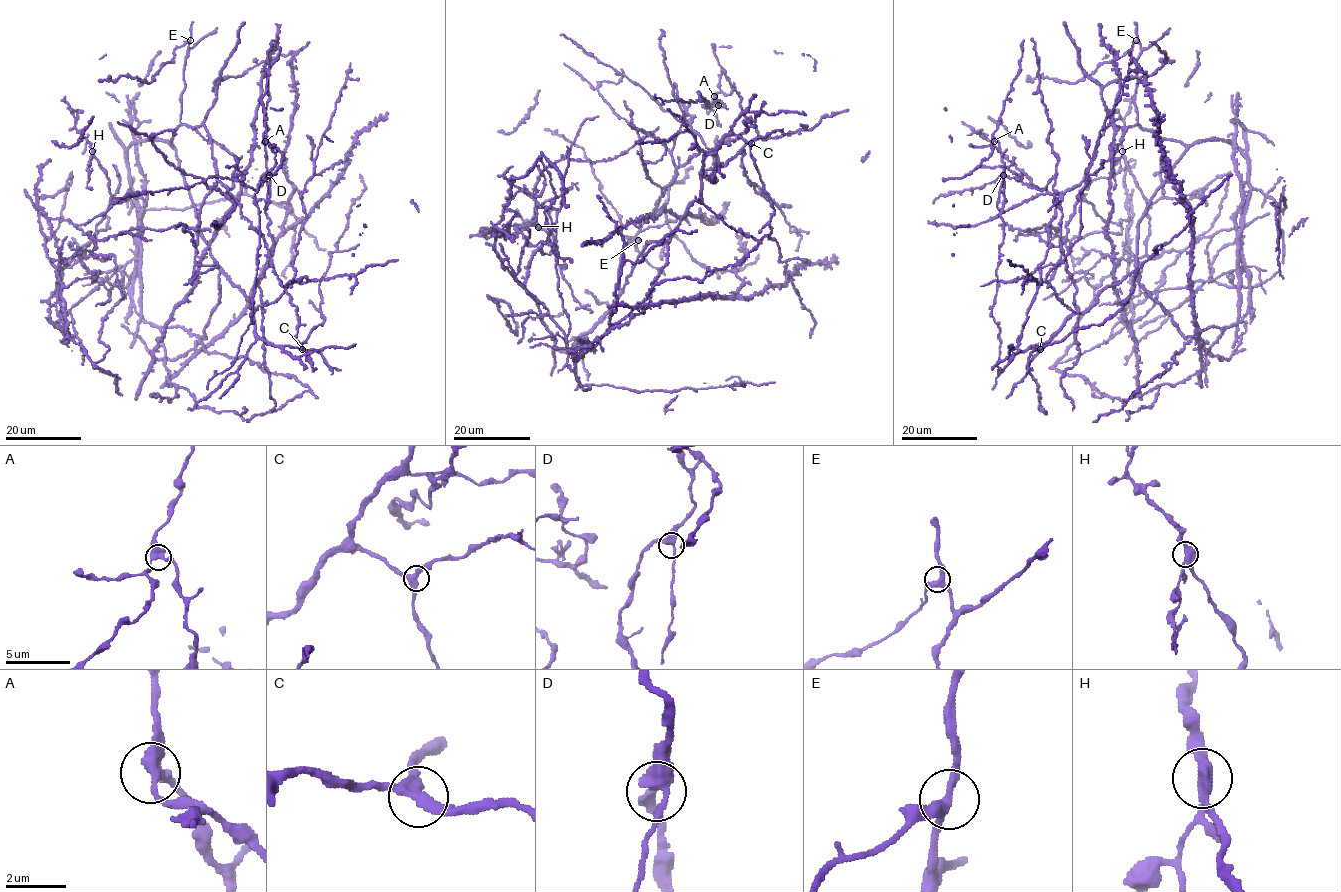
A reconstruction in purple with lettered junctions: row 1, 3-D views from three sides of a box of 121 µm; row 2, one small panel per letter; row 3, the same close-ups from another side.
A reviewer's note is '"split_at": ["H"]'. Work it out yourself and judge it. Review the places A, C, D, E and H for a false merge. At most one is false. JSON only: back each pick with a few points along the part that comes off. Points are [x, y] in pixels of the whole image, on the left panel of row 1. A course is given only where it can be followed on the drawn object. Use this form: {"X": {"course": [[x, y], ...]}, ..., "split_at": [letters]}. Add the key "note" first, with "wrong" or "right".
{"note": "right", "H": {"course": [[92, 151], [87, 183], [93, 189]]}, "split_at": ["H"]}

